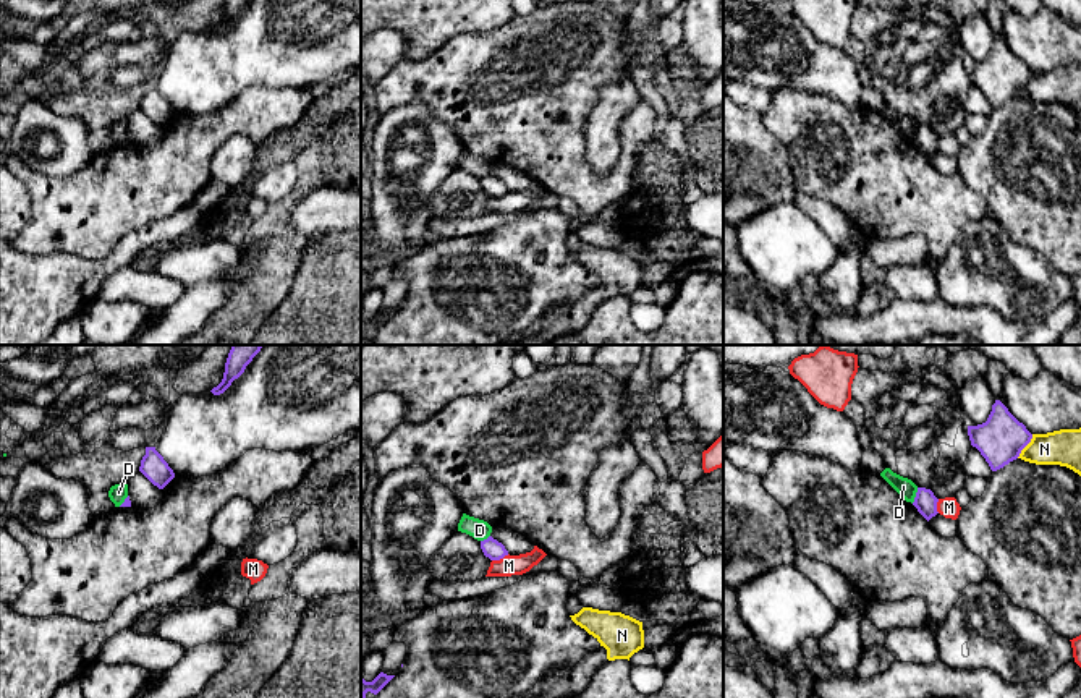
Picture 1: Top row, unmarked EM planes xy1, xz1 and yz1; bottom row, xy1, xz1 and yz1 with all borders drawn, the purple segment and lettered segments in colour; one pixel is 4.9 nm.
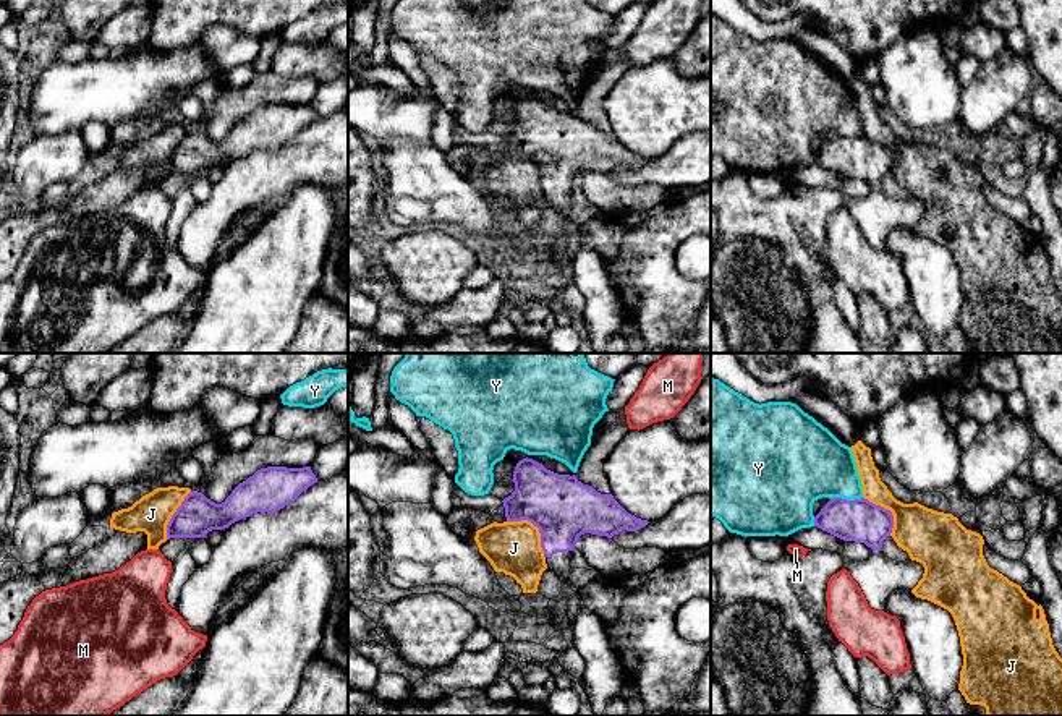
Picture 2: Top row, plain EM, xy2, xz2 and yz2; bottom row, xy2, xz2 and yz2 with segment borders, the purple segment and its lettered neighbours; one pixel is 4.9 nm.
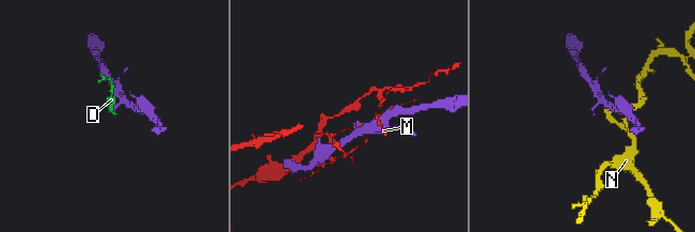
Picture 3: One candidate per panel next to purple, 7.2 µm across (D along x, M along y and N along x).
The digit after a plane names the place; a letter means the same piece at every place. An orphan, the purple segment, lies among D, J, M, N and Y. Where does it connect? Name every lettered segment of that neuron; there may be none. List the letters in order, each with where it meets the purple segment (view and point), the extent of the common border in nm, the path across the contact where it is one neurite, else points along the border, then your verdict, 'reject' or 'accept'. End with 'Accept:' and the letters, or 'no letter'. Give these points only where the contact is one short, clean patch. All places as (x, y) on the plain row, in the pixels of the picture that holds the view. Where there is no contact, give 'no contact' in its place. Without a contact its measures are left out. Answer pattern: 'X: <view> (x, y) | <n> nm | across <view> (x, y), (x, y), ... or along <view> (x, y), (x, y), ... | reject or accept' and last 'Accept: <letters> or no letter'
D: yz1 (916, 133) | 90 nm | along yz1 (918, 125), (911, 140) | reject
J: xz2 (538, 164) | 260 nm | along xz2 (507, 157), (530, 157), (538, 166), (544, 195) | reject
M: xz1 (500, 195) | 90 nm | reject
N: yz1 (1026, 81) | 150 nm | along yz1 (1033, 72), (1031, 78), (1017, 94) | reject
Y: yz2 (845, 136) | 160 nm | reject
Accept: no letter

